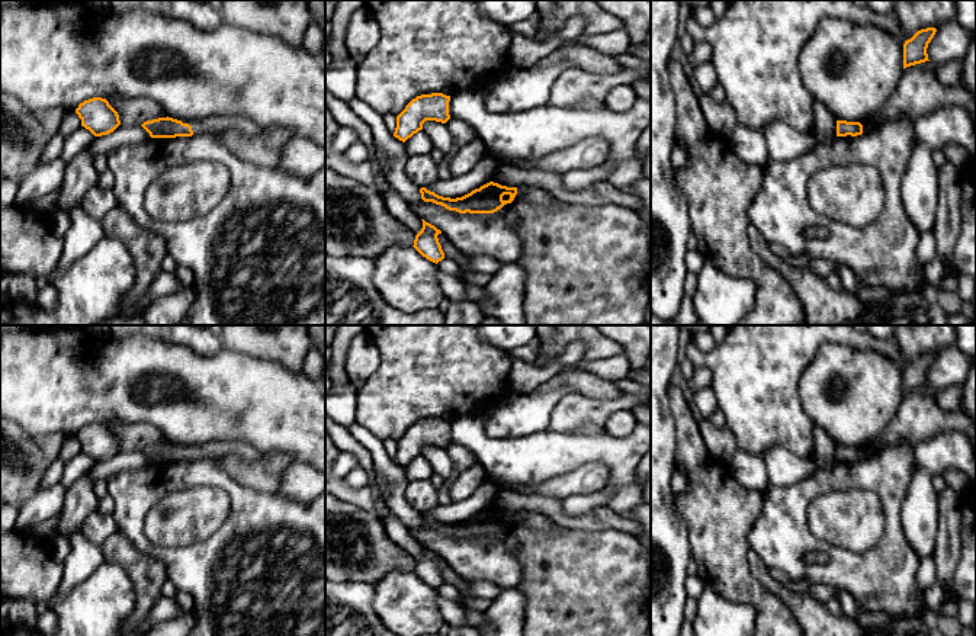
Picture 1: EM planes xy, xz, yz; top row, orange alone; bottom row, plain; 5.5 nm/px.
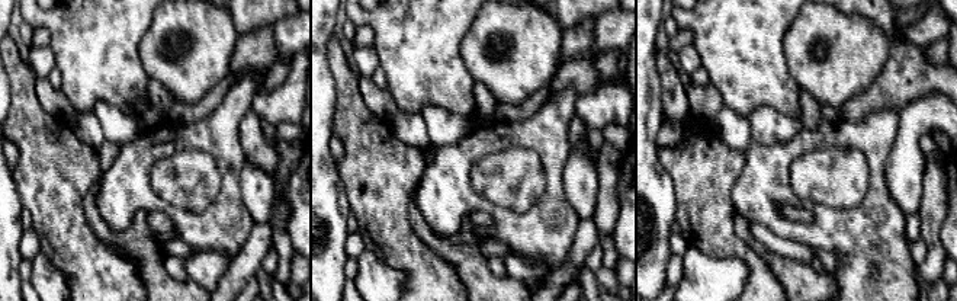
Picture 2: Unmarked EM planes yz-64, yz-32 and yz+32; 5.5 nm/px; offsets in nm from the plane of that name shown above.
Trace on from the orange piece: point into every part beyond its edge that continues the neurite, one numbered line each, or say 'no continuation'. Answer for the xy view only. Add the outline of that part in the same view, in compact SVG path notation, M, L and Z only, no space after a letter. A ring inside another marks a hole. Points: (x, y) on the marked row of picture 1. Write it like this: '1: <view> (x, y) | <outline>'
1: xy (215, 124) | M211 116L202 121L183 121L192 126L193 135L219 134L228 129L238 129L247 138L251 138L263 131L256 122L243 116Z

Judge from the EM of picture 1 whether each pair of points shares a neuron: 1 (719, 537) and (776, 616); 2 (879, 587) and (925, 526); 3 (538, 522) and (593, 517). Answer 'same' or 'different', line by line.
1: same
2: different
3: different

